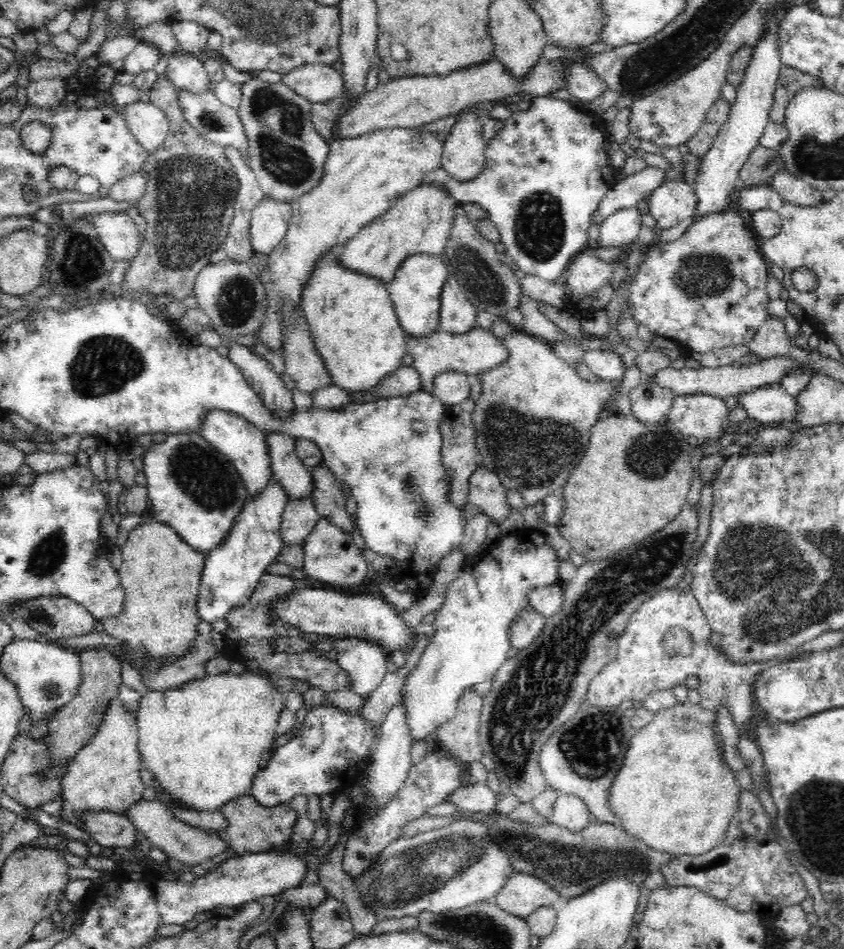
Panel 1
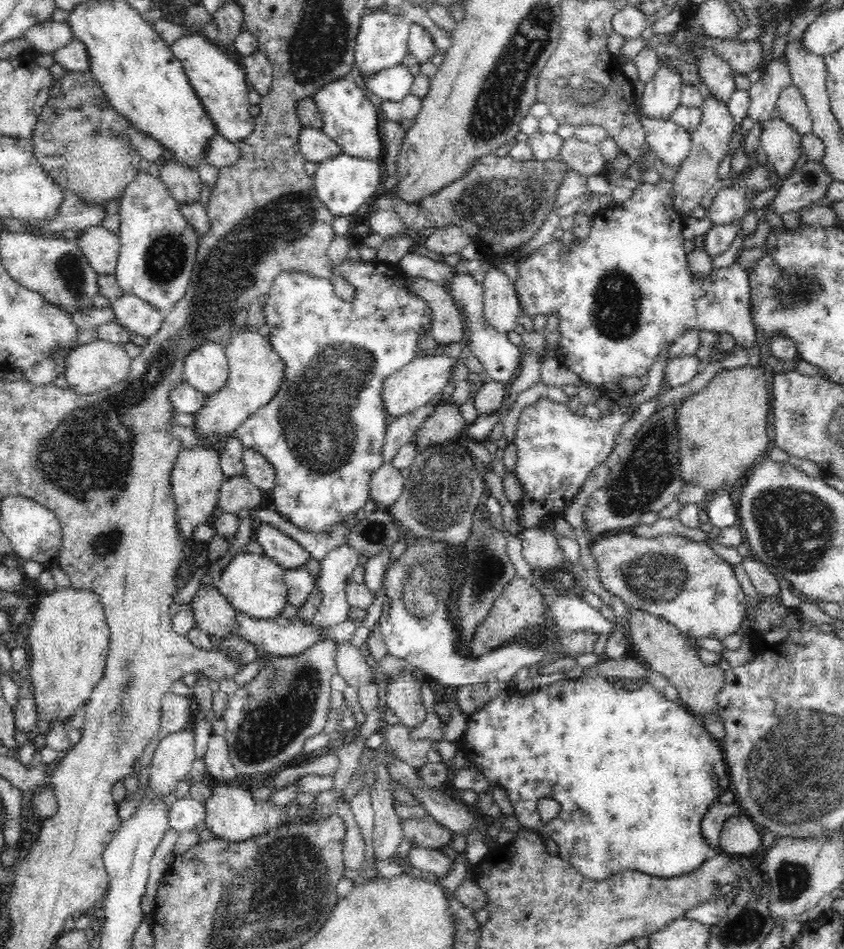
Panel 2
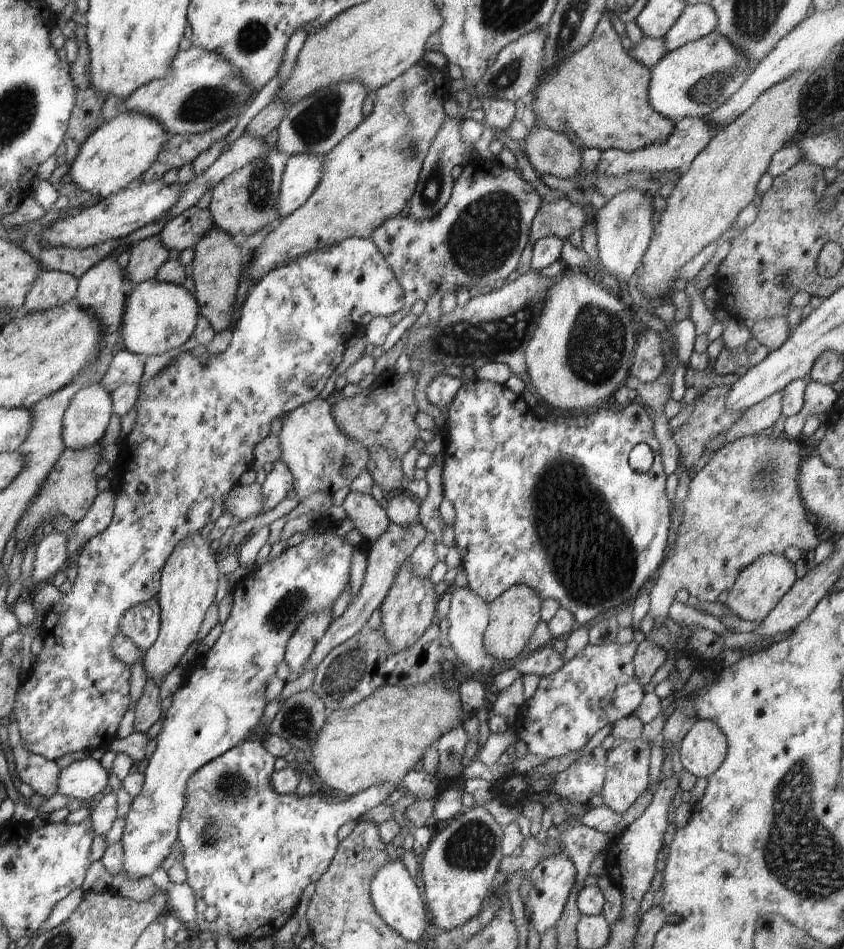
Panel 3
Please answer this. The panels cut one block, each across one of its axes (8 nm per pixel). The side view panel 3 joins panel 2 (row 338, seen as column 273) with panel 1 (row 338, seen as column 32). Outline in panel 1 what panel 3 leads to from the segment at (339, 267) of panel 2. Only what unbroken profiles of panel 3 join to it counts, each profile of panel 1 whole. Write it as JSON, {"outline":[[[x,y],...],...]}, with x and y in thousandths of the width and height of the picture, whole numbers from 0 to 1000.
{"outline":[[[864,219],[855,224],[844,224],[825,230],[802,253],[795,255],[777,253],[763,262],[762,271],[756,280],[756,287],[754,287],[744,302],[744,316],[739,320],[739,328],[743,323],[746,323],[751,338],[756,342],[761,341],[762,348],[773,350],[777,355],[799,359],[803,364],[803,367],[813,370],[814,375],[822,377],[836,373],[841,369],[853,369],[853,367],[860,367],[863,365],[885,365],[893,357],[900,344],[911,333],[909,323],[912,314],[909,310],[909,295],[912,287],[912,278],[902,268],[900,254],[900,250],[892,244],[886,234],[885,224],[877,223],[874,220]]]}

